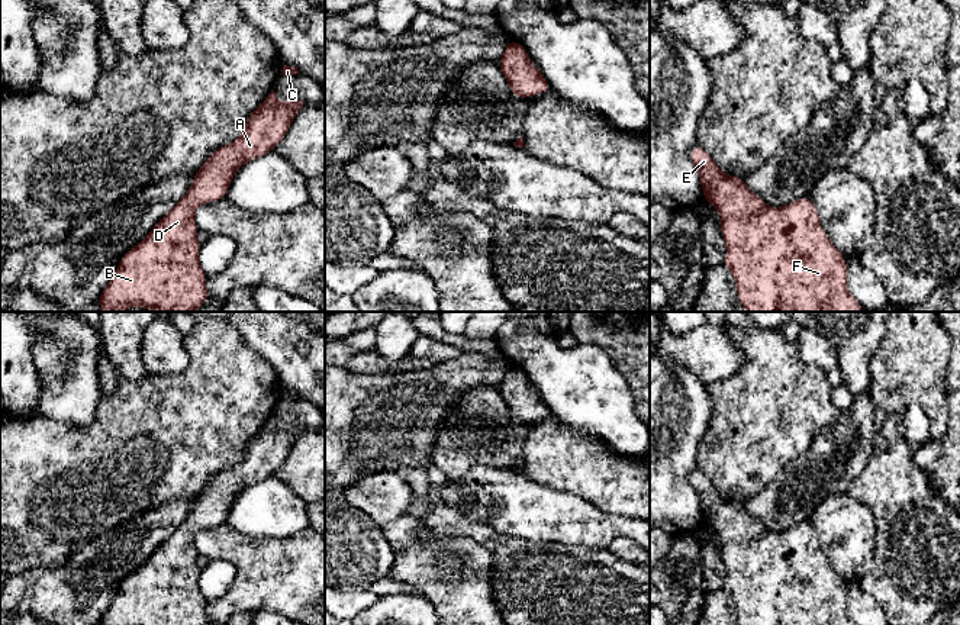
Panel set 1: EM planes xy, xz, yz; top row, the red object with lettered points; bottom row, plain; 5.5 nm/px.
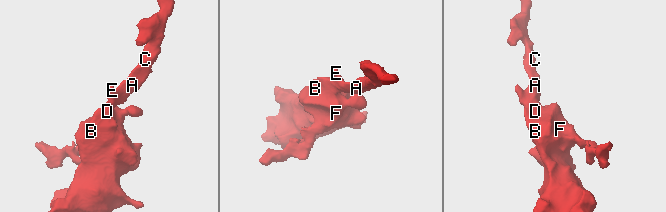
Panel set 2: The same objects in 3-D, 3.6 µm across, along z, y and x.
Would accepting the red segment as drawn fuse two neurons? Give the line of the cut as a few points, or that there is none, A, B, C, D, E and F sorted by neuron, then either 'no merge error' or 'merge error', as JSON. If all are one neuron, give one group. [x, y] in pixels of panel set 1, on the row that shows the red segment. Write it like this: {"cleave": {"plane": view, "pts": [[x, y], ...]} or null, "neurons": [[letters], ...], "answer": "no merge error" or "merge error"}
{"cleave": null, "neurons": [["A", "B", "C", "D", "E", "F"]], "answer": "no merge error"}

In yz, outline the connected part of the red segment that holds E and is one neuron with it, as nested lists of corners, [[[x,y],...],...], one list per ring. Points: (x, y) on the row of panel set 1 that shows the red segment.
[[[698,144],[689,152],[698,168],[703,199],[721,213],[721,233],[727,244],[722,265],[735,278],[738,300],[747,312],[863,312],[848,293],[847,260],[827,238],[819,213],[809,199],[770,207],[745,186],[745,177],[724,174]]]

